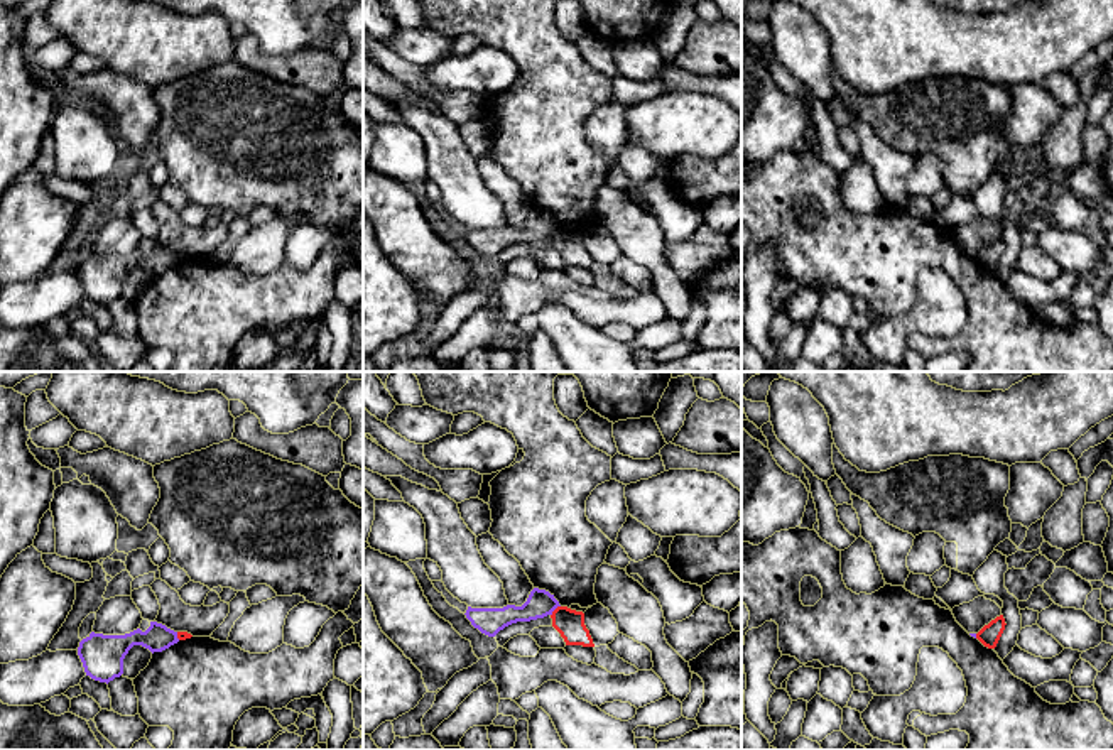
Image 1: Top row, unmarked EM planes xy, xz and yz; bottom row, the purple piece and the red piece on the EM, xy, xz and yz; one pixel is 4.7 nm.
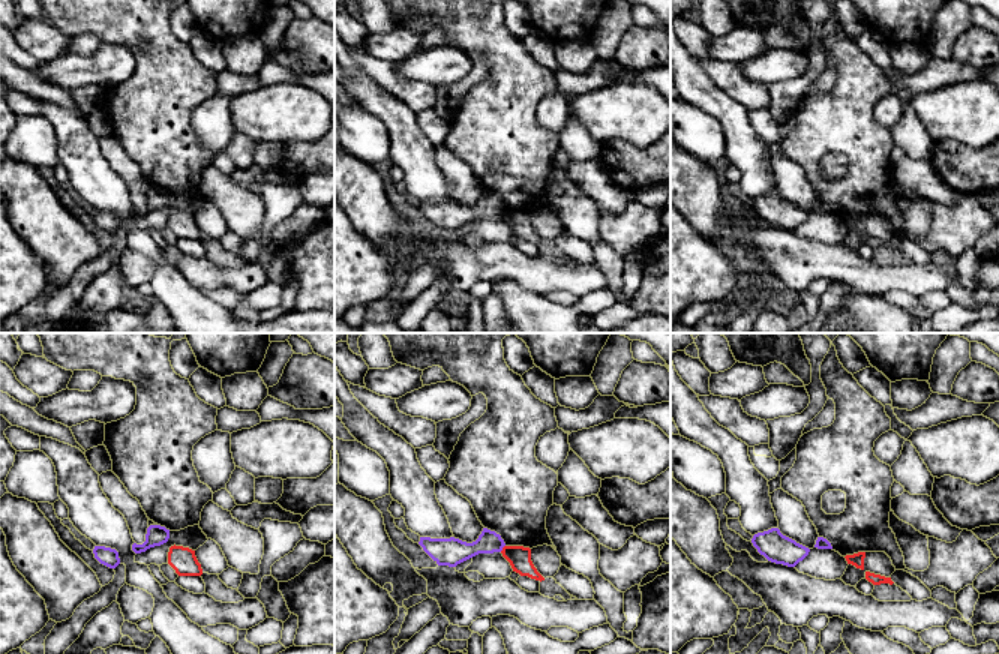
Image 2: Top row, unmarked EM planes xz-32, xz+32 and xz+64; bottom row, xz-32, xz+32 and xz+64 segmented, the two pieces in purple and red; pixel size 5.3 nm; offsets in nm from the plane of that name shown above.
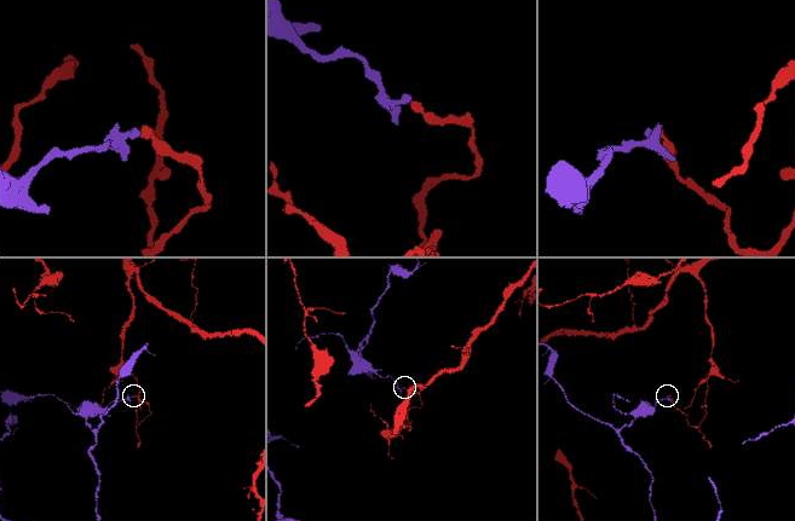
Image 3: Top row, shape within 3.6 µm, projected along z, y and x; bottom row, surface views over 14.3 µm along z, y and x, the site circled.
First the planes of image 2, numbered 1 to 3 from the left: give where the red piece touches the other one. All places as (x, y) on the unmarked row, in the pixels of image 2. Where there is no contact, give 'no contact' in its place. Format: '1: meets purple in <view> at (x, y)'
1: no contact
2: meets purple in xz+32 at (503, 210)
3: no contact

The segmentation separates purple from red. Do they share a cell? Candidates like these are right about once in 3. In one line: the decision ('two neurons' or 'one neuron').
two neurons

